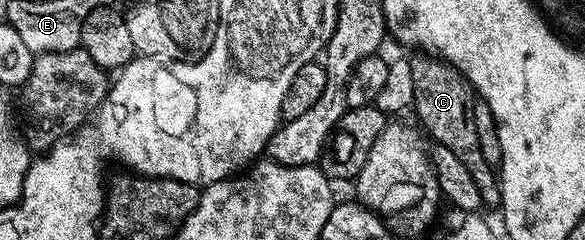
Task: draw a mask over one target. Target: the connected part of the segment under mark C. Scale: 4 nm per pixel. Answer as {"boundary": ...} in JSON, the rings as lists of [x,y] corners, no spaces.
{"boundary":[[[416,53],[411,56],[410,62],[414,73],[414,97],[412,107],[416,111],[415,118],[419,126],[429,136],[433,135],[436,143],[446,145],[466,169],[474,177],[474,183],[480,187],[480,198],[485,204],[501,202],[500,184],[493,164],[486,161],[482,153],[482,145],[478,141],[478,125],[474,110],[474,92],[472,86],[463,74],[452,64],[431,53]]]}

